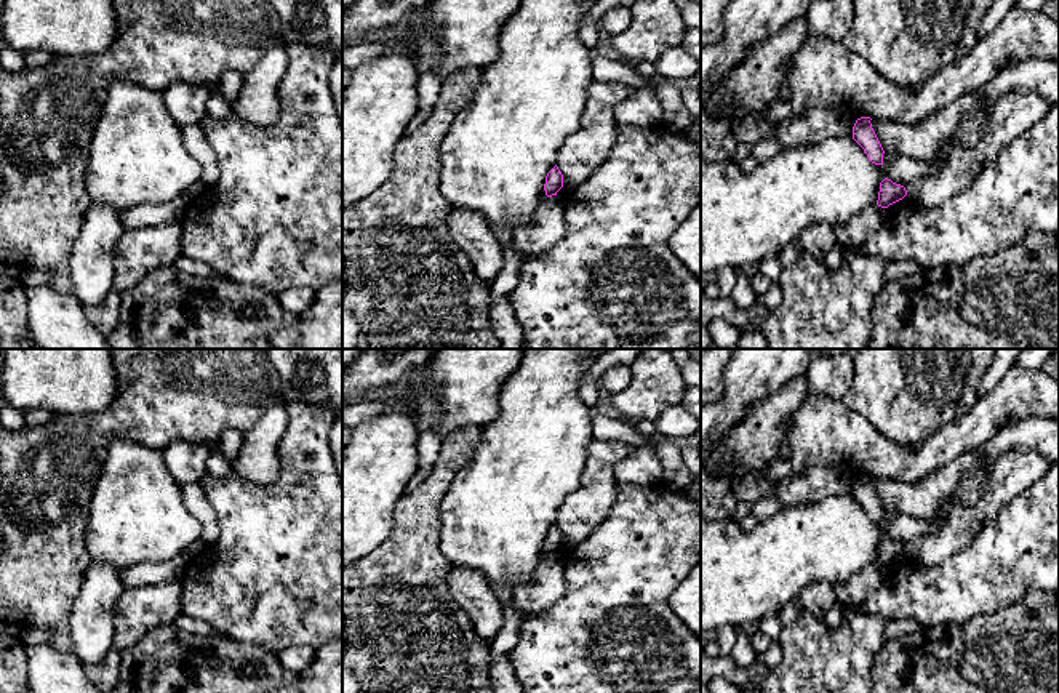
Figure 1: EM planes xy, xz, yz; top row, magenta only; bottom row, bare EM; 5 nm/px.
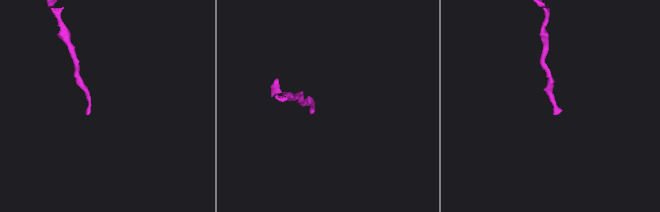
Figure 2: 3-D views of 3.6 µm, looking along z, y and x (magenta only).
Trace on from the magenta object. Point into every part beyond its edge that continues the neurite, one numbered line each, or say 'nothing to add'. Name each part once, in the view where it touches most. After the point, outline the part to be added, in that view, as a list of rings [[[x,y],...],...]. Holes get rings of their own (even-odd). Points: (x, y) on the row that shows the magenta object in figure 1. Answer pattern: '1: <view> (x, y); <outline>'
nothing to add

